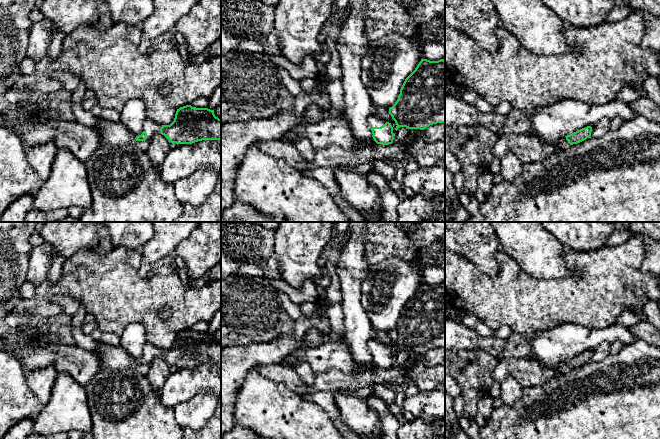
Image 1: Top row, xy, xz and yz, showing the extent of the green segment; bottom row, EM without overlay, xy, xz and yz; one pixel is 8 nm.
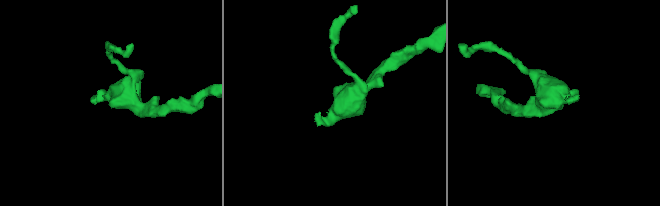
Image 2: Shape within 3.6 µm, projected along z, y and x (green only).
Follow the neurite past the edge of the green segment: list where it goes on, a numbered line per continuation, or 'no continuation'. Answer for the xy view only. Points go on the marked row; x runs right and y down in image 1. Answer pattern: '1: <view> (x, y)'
1: xy (113, 133)

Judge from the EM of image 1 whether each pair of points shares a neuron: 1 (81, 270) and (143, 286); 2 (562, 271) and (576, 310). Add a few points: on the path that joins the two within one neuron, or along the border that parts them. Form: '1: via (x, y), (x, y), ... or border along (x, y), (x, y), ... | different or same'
1: via (96, 280), (109, 286), (128, 286) | same
2: border along (564, 252), (571, 271), (541, 279) | different

